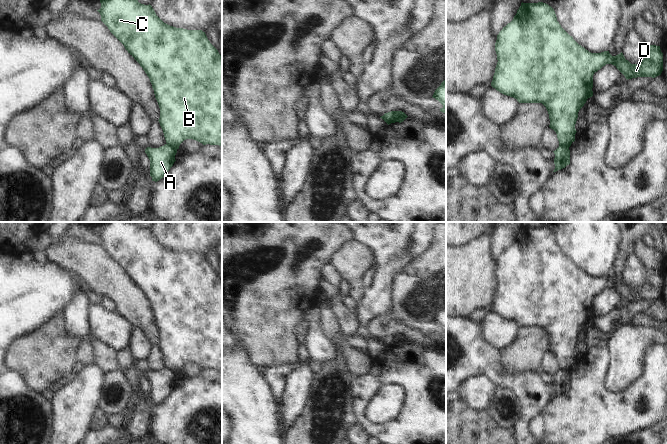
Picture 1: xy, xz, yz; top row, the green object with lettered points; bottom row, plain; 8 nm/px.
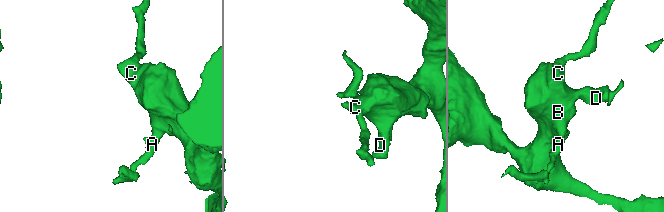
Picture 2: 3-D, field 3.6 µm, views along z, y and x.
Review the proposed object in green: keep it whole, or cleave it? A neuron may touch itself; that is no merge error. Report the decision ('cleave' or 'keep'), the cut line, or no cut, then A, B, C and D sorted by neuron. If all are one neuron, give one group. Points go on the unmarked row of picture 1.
cleave; cut in xz along (394, 335), (393, 342), (389, 347); A / B C D

